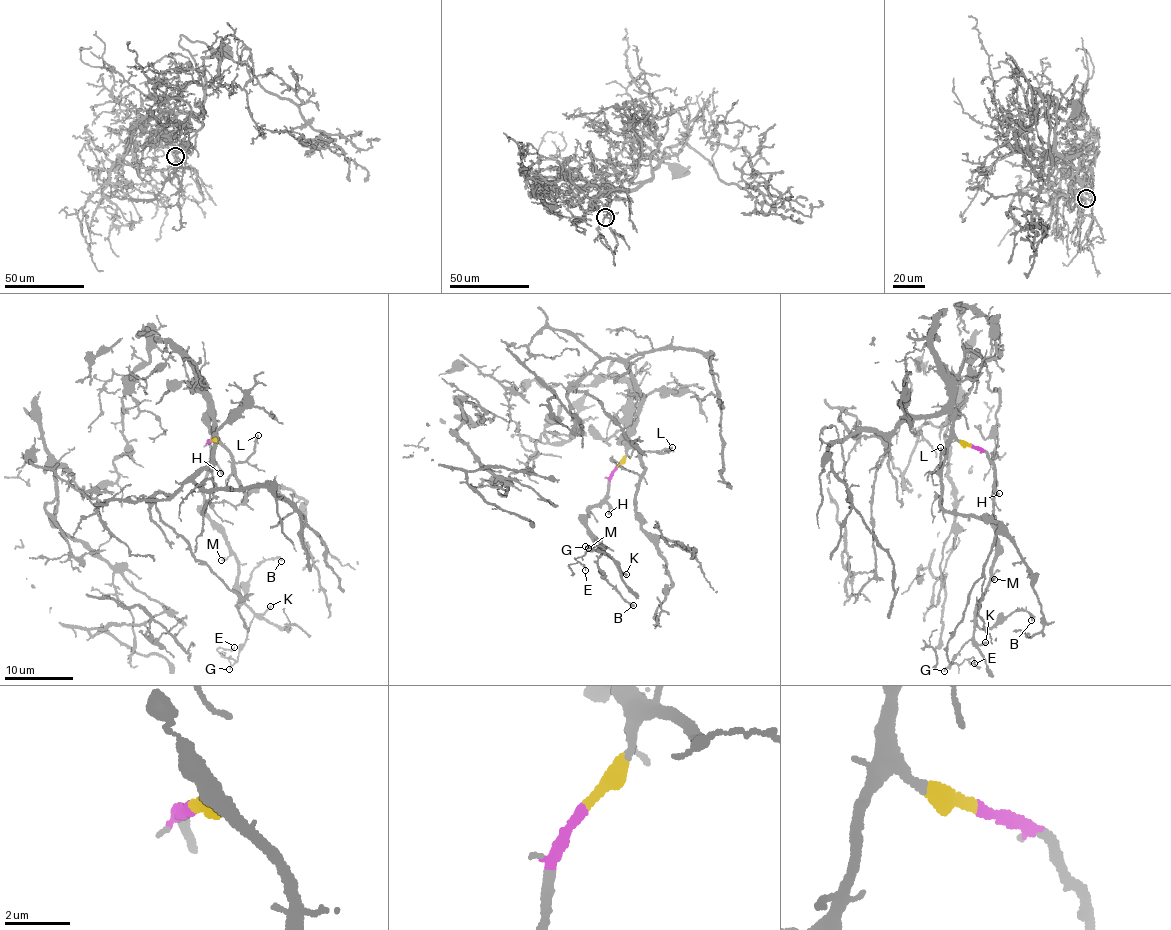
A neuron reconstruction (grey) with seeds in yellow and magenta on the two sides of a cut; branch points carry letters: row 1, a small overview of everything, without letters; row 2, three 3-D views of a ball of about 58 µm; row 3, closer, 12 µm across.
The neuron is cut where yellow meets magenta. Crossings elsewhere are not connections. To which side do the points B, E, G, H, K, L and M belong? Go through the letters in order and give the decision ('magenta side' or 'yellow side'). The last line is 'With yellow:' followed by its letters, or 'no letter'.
B: magenta side
E: magenta side
G: magenta side
H: magenta side
K: magenta side
L: yellow side
M: magenta side
With yellow: L

